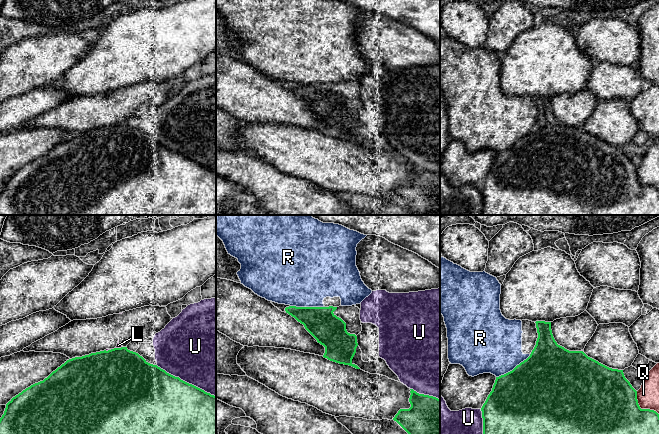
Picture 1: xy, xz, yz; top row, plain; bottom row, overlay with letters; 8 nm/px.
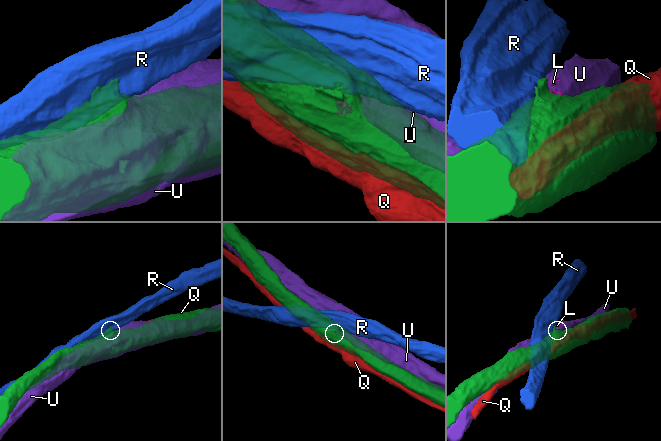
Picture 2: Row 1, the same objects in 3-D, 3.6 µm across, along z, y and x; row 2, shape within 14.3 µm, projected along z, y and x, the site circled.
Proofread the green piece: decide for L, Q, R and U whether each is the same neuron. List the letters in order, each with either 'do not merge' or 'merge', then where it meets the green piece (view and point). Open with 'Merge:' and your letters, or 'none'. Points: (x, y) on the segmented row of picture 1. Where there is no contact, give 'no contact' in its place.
Merge: none
L: do not merge; meets green in xy at (118, 348)
Q: do not merge; meets green in yz at (640, 408)
R: do not merge; meets green in yz at (514, 368)
U: do not merge; meets green in xy at (186, 382)

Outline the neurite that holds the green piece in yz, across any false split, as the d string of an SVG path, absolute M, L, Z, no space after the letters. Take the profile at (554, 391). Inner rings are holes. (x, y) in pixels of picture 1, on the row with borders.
M536 321L538 338L530 356L512 371L496 377L492 391L483 404L483 434L659 434L659 414L650 409L641 409L637 400L637 391L625 378L623 370L609 368L588 357L583 351L569 351L557 344L551 322Z

